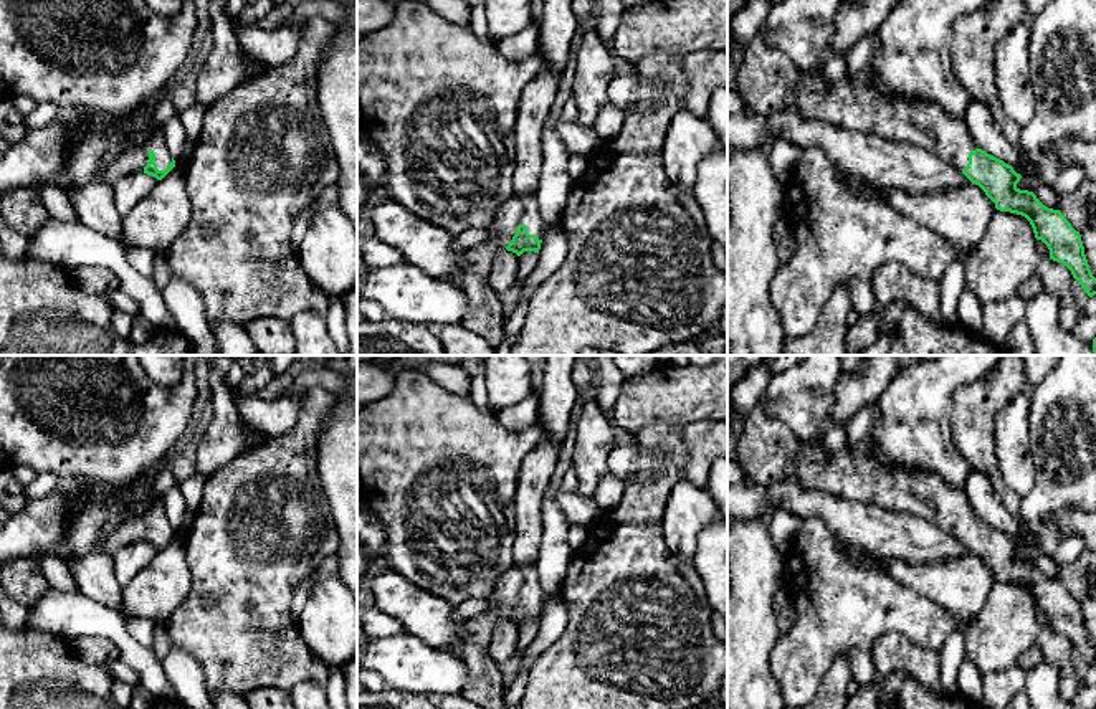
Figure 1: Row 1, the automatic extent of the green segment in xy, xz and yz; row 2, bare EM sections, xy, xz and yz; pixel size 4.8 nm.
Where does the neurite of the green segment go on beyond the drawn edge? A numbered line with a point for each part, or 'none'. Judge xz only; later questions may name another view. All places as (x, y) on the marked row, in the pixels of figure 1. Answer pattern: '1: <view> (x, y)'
1: xz (485, 316)

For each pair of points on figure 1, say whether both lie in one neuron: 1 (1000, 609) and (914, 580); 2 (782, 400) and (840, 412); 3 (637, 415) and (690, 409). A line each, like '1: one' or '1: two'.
1: two
2: two
3: one

